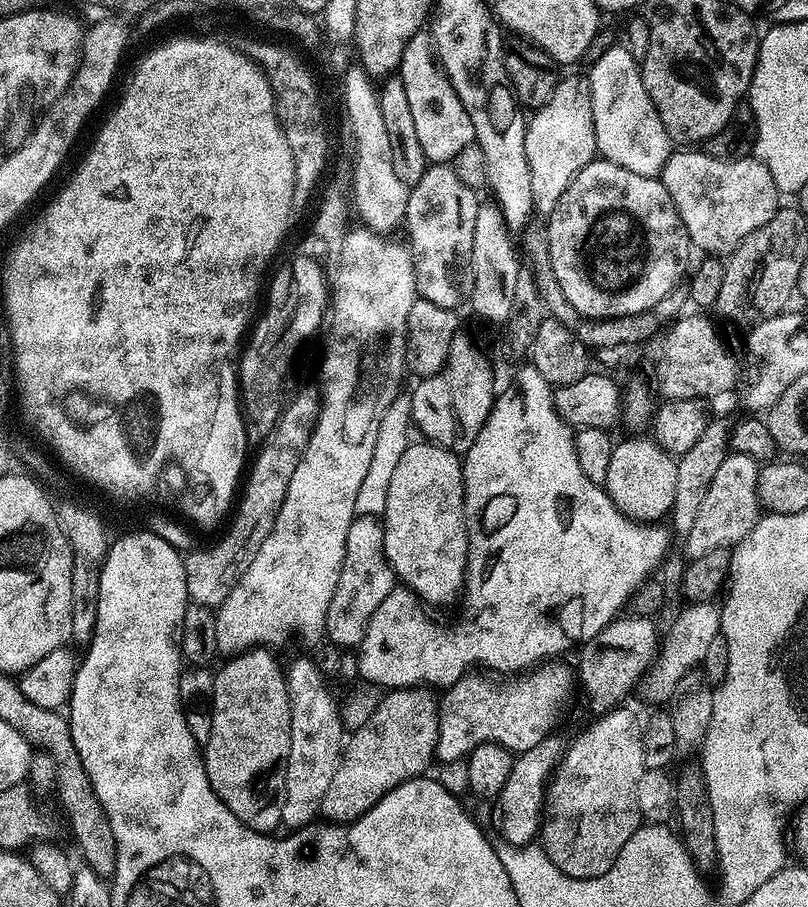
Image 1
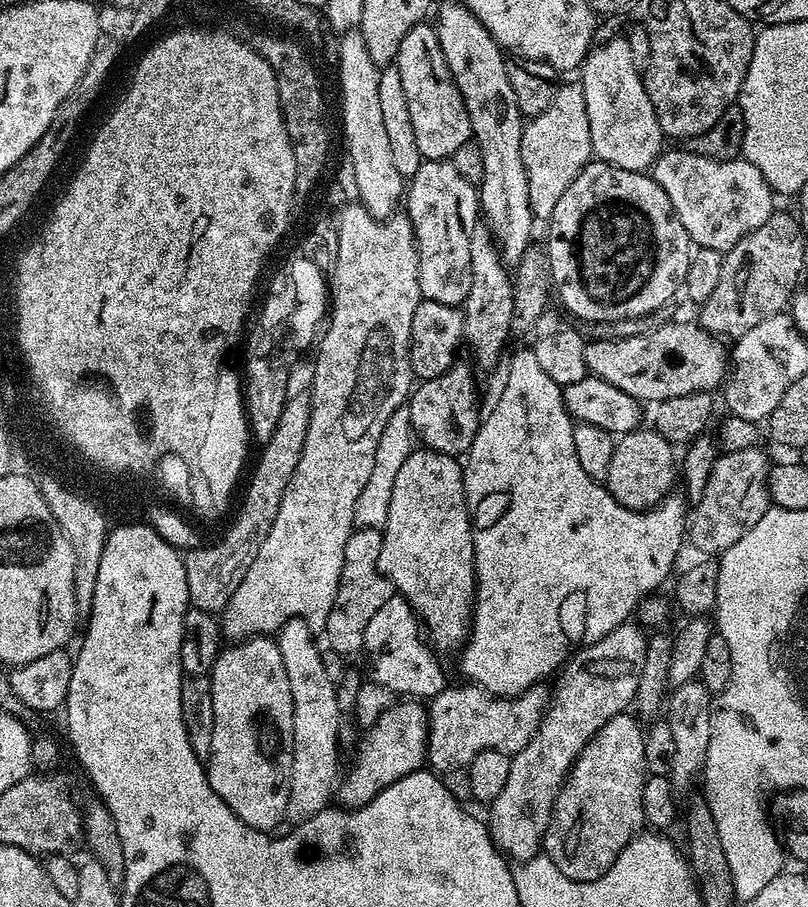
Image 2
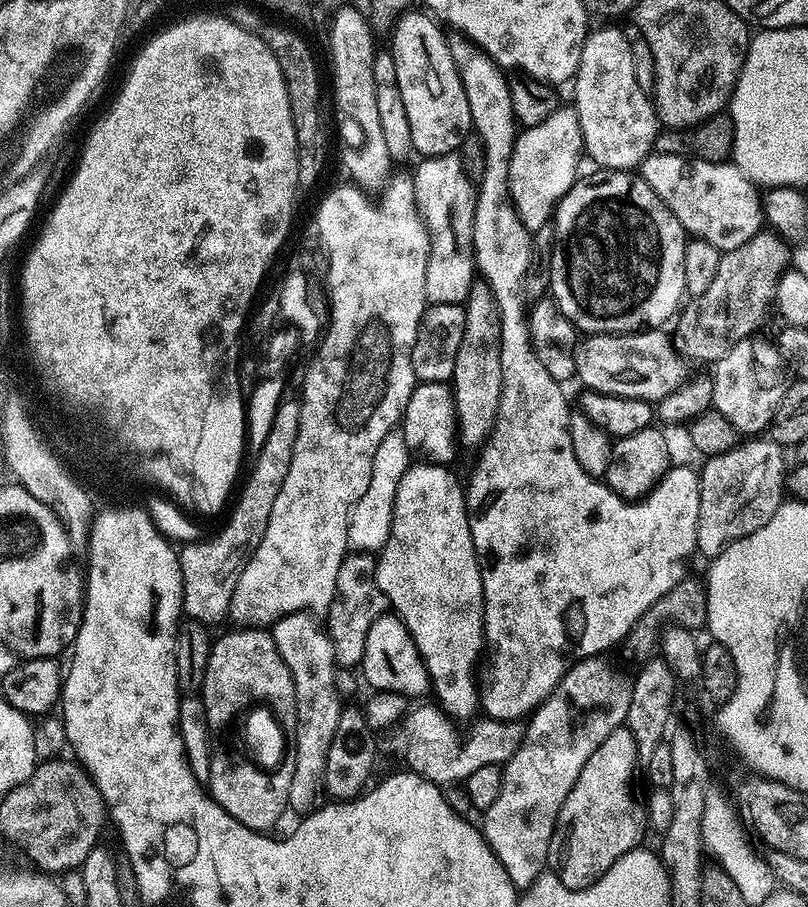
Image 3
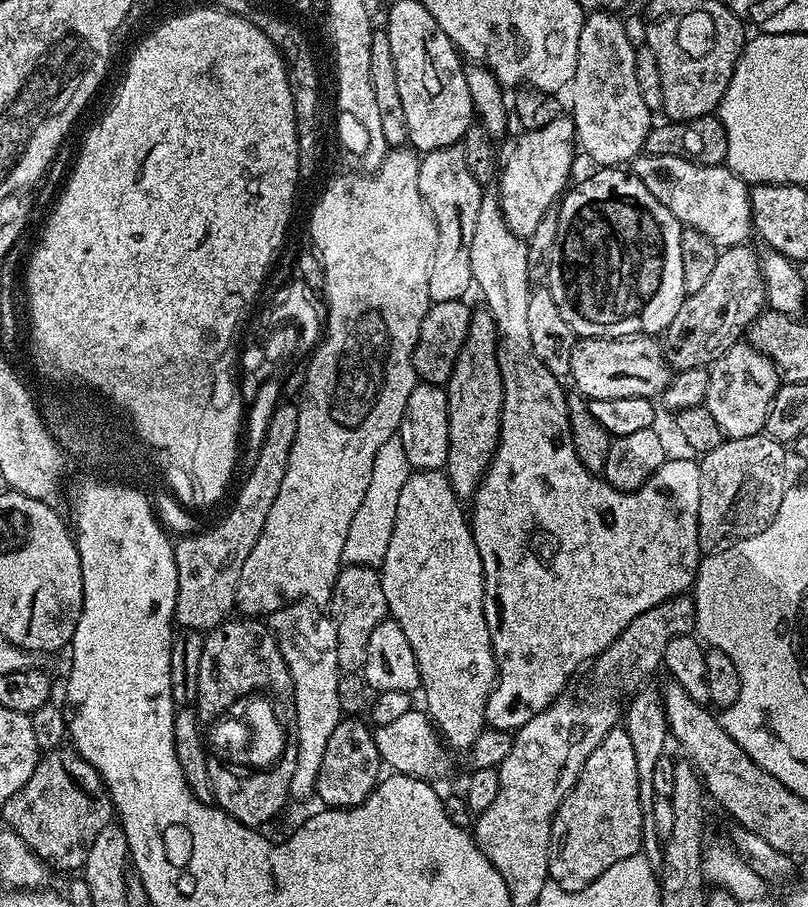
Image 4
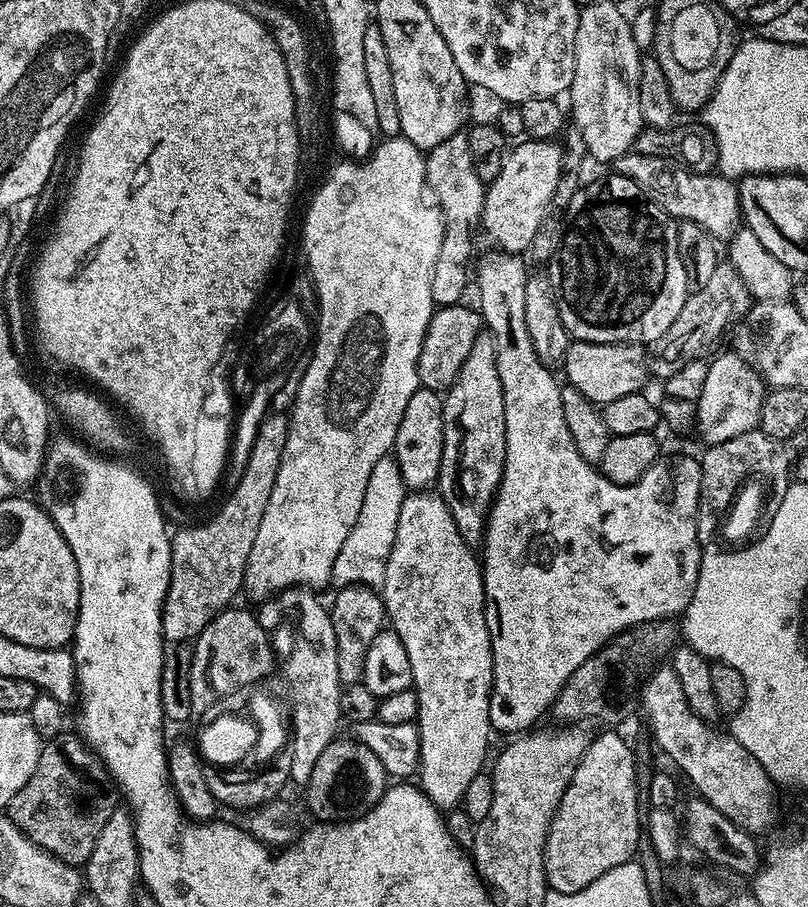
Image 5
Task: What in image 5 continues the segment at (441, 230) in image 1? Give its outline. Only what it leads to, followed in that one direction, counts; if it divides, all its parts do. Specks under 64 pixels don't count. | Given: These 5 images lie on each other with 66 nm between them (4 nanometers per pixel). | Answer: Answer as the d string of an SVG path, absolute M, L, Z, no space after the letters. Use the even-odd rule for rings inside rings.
M467 131L456 132L446 142L438 142L438 146L427 149L426 174L428 184L436 196L444 215L444 233L442 234L442 250L438 250L438 262L434 262L434 274L430 278L430 294L433 305L459 304L465 299L464 291L468 288L468 262L472 258L472 235L478 232L484 214L484 193L486 185L474 174L474 158L470 158L470 142Z

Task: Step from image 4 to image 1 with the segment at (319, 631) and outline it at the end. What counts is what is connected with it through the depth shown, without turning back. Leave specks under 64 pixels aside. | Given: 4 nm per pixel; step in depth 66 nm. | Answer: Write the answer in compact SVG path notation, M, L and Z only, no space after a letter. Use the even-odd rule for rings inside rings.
M311 658L287 665L288 701L290 702L290 756L286 762L286 784L282 802L281 825L291 830L307 828L320 816L322 798L334 782L334 774L346 743L346 729L340 721L337 701L328 693L329 682Z

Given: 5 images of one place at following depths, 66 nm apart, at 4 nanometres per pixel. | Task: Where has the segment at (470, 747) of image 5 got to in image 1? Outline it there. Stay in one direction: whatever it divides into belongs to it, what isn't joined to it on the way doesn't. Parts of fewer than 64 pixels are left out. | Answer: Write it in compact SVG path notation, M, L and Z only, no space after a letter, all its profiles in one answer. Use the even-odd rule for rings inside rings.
M431 442L409 443L391 475L382 515L384 549L399 583L412 589L427 605L448 602L461 595L468 565L468 528L464 524L464 466L461 457Z

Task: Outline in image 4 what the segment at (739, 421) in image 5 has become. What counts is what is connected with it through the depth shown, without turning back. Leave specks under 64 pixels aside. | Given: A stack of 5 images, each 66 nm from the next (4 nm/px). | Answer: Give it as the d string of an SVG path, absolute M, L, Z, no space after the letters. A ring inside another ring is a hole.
M741 340L709 367L710 385L704 407L710 410L721 433L729 439L757 436L764 429L769 407L782 383L780 376L766 376L766 372L776 369L774 365L768 368L768 364L764 364L767 357L747 341Z

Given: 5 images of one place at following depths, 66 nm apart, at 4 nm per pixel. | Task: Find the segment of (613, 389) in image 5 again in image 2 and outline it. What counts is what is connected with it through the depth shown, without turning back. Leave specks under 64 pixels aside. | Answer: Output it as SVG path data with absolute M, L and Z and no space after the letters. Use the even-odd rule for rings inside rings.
M663 323L650 333L640 337L622 338L621 340L602 340L592 338L585 343L584 361L588 367L589 376L597 376L610 384L618 386L618 390L626 390L635 400L641 402L659 402L670 398L682 398L682 394L695 392L715 393L725 383L730 371L730 356L719 339L712 335L699 323L676 324Z

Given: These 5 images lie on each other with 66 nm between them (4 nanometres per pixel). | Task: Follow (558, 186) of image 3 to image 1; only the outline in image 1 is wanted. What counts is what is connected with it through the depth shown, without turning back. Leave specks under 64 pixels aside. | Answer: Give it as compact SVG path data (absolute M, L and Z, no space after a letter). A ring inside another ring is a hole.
M561 79L557 83L552 97L531 113L524 130L524 145L526 162L530 162L532 207L537 213L550 213L558 206L558 198L566 194L566 186L598 156L587 79Z

